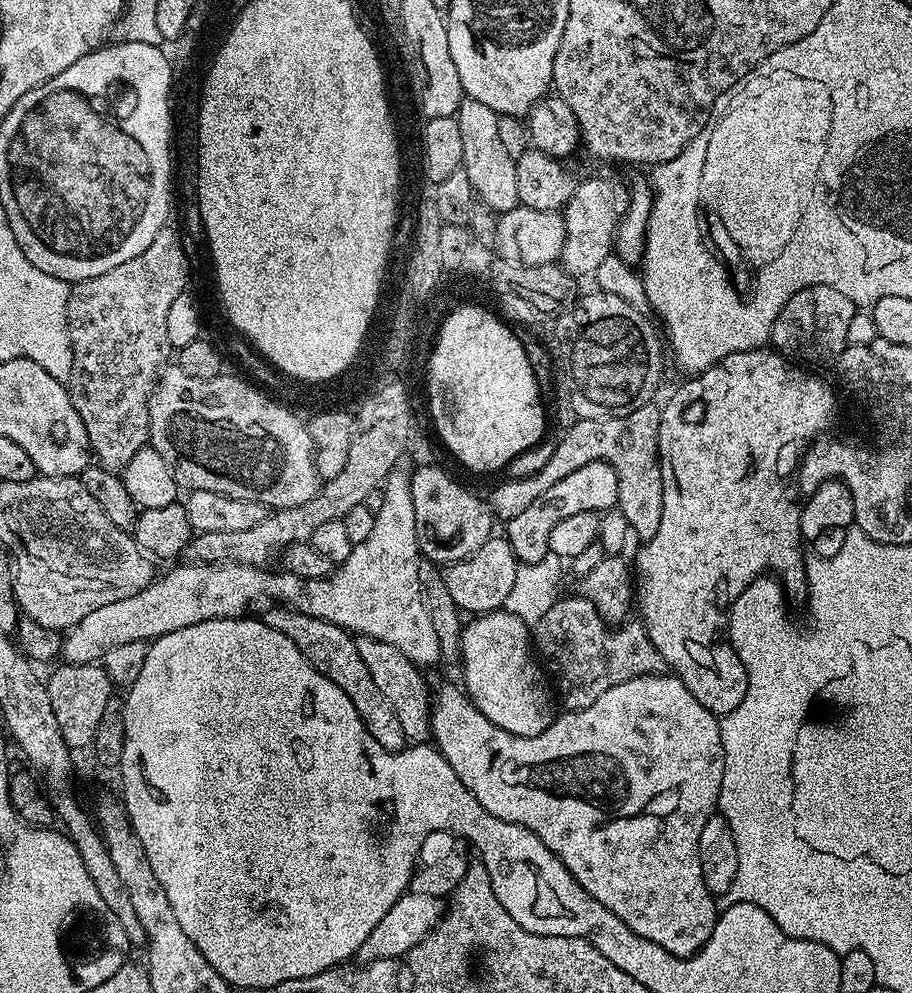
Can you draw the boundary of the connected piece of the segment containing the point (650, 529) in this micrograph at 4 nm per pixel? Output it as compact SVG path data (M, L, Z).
M651 402L639 406L624 417L602 417L597 420L579 420L567 429L568 432L556 444L556 449L548 456L548 461L537 470L536 476L524 476L521 480L508 480L492 492L490 507L501 521L518 518L522 510L542 498L554 482L582 470L595 460L611 466L618 474L618 507L625 515L629 529L637 541L643 542L658 534L658 522L662 522L662 470L658 454L658 426L661 405Z

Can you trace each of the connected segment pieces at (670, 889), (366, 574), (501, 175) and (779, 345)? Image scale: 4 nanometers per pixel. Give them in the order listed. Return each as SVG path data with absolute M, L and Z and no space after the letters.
M653 674L651 676L635 676L630 682L622 682L622 686L610 686L598 702L590 702L577 712L565 711L564 716L557 715L552 724L542 730L537 736L521 736L515 731L507 732L499 728L484 712L479 712L477 705L469 700L467 695L459 687L452 684L435 685L434 699L432 700L432 734L434 747L440 753L443 760L450 762L450 766L458 774L458 778L464 783L464 791L472 795L487 812L494 814L494 818L502 818L506 822L514 822L542 838L546 846L558 859L574 874L578 886L586 890L586 894L593 896L610 914L618 914L634 934L662 946L675 956L693 956L710 938L710 934L716 925L718 915L717 901L714 899L706 882L702 878L702 862L698 858L698 838L702 835L702 826L718 808L718 794L722 786L722 774L724 773L724 751L722 750L722 738L720 737L720 720L686 686L678 677L671 674Z
M404 466L393 468L382 487L382 510L375 512L374 530L370 530L366 542L353 544L350 558L335 565L329 576L323 576L321 580L302 580L292 572L268 572L272 570L245 564L182 564L178 568L170 569L161 580L160 577L153 579L152 583L146 586L146 590L138 594L130 594L130 598L122 598L122 602L110 602L110 606L102 606L99 610L90 610L90 614L86 614L82 622L67 629L62 640L63 659L70 664L95 664L103 661L104 656L114 650L114 646L139 640L151 642L174 630L194 626L203 620L234 620L243 617L247 613L244 611L251 604L268 599L272 600L268 602L295 608L302 614L310 614L314 618L337 624L345 632L357 637L369 636L378 638L378 642L390 642L390 646L398 646L398 650L402 650L402 654L406 654L406 658L410 658L417 666L441 663L438 634L434 634L434 622L430 622L430 614L422 598L422 586L418 582L418 566L422 557L420 543L416 540L414 498L409 469L404 469Z
M466 98L458 106L455 118L462 134L462 171L470 178L470 186L474 186L477 201L493 214L514 210L520 204L516 160L506 151L498 135L500 113L482 102Z
M806 286L774 318L771 347L801 366L835 365L849 345L846 334L857 310L857 304L850 302L842 290L834 290L834 286Z

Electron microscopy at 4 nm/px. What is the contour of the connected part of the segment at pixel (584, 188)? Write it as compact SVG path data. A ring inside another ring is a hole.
M592 176L577 183L562 209L566 238L560 251L560 265L565 272L575 278L591 277L606 257L613 255L616 228L628 209L629 195L629 185L616 176Z

